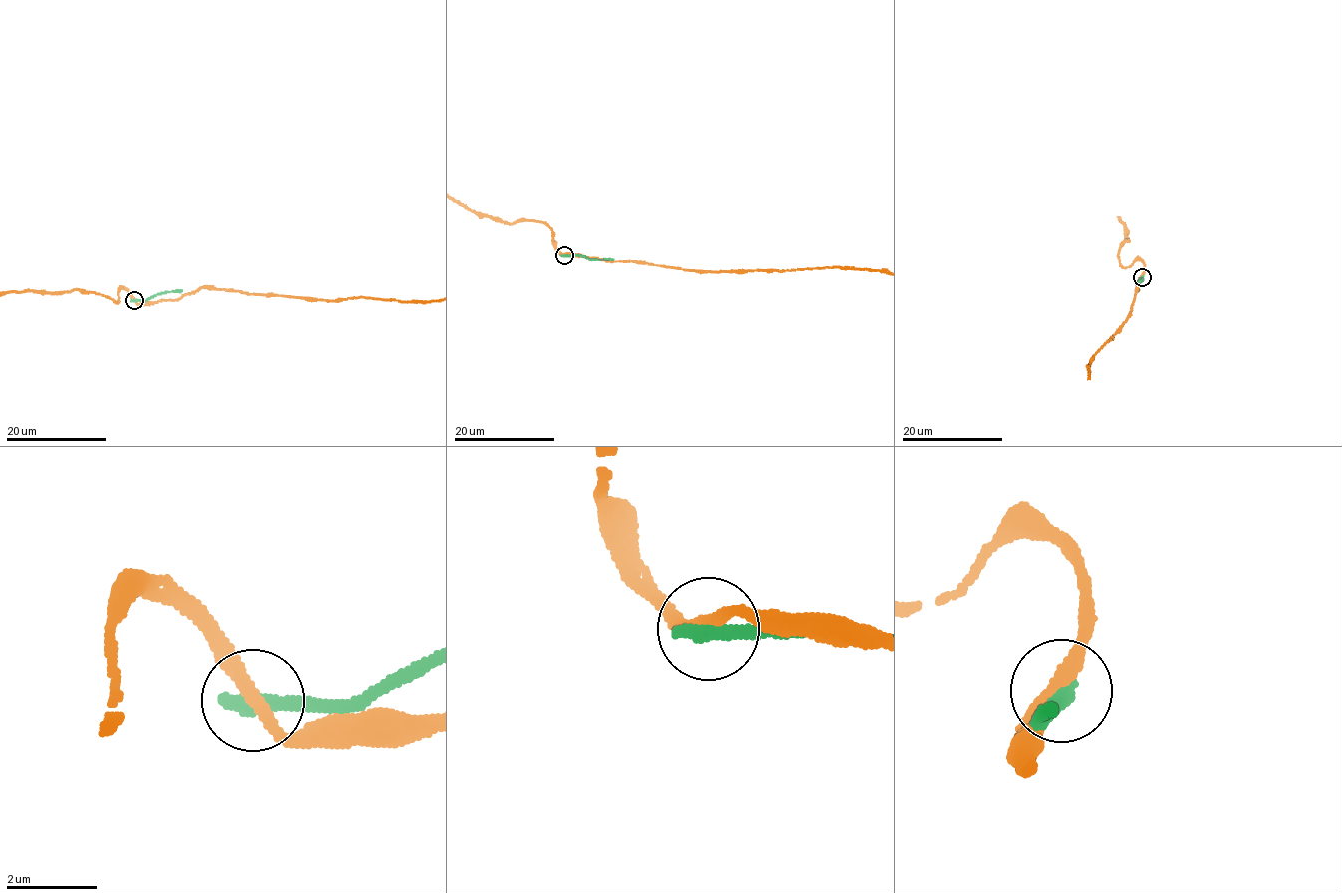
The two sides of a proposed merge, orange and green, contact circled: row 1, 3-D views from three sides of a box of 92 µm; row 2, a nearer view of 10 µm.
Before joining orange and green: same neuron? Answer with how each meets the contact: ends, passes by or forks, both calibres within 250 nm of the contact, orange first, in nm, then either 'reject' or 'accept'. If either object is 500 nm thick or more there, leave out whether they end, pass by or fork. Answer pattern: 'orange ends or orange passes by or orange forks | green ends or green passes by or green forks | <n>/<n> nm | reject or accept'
orange passes by | green ends | 300/400 nm | reject

